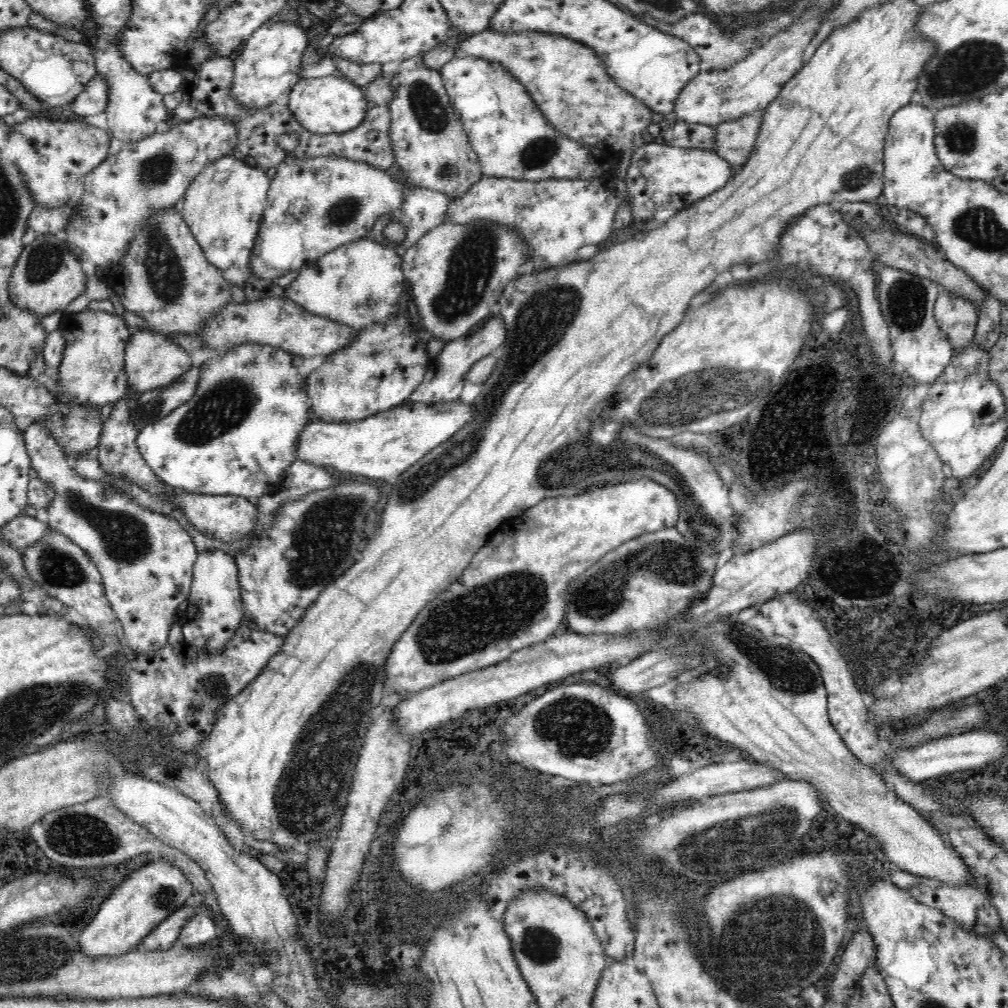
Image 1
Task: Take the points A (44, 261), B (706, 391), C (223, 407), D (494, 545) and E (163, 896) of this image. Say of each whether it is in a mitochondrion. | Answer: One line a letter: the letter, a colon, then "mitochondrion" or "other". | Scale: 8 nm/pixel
A: mitochondrion
B: mitochondrion
C: mitochondrion
D: other
E: mitochondrion

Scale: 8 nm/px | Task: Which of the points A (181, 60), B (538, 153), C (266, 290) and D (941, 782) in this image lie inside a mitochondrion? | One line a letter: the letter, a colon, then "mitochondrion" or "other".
A: other
B: mitochondrion
C: other
D: other

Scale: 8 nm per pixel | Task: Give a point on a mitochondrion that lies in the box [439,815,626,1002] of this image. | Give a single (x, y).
(538, 944)

